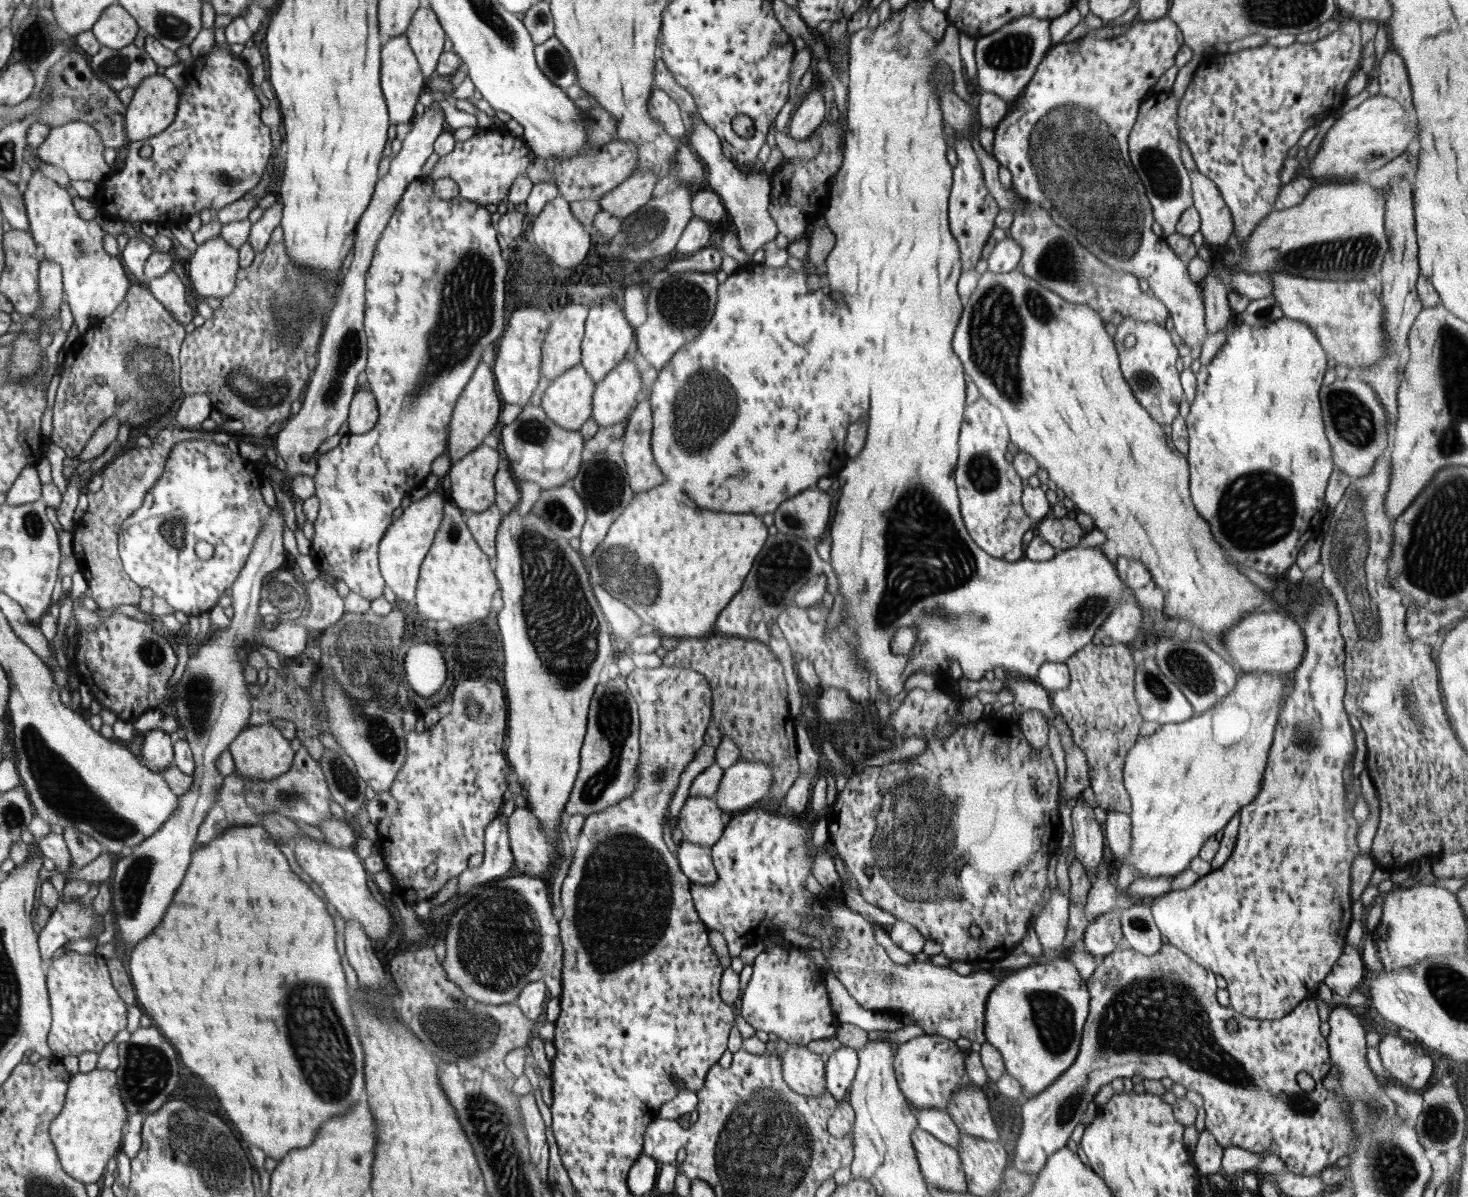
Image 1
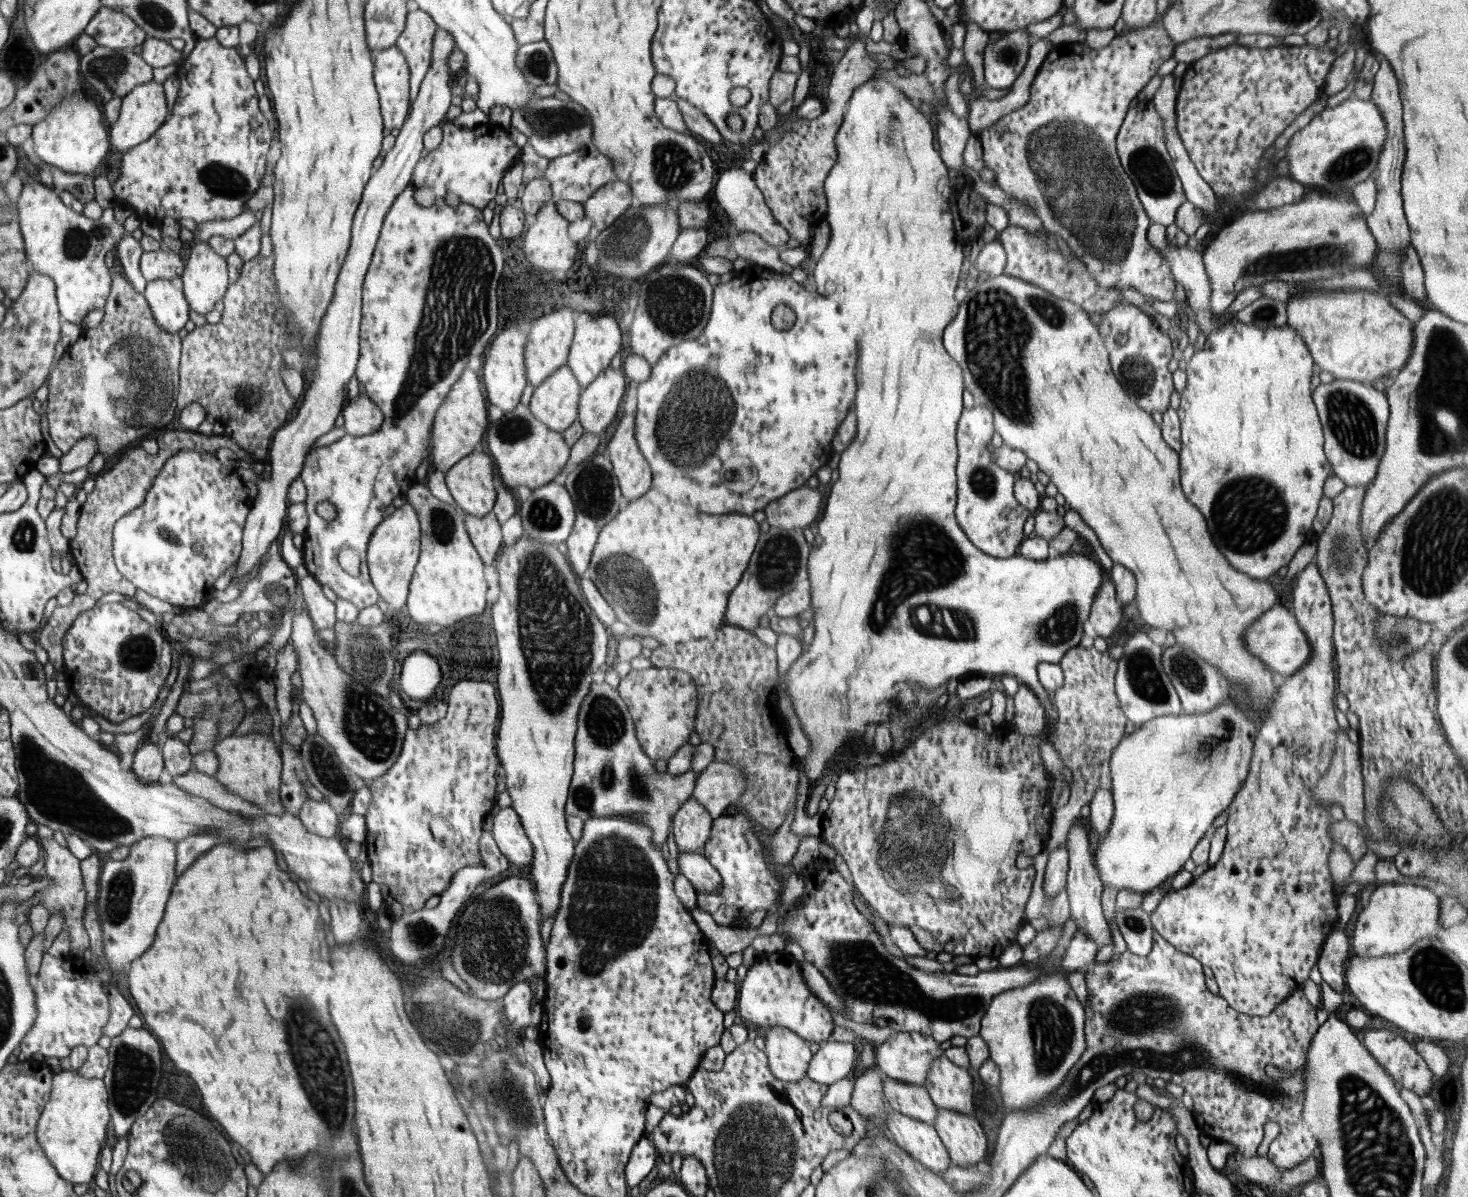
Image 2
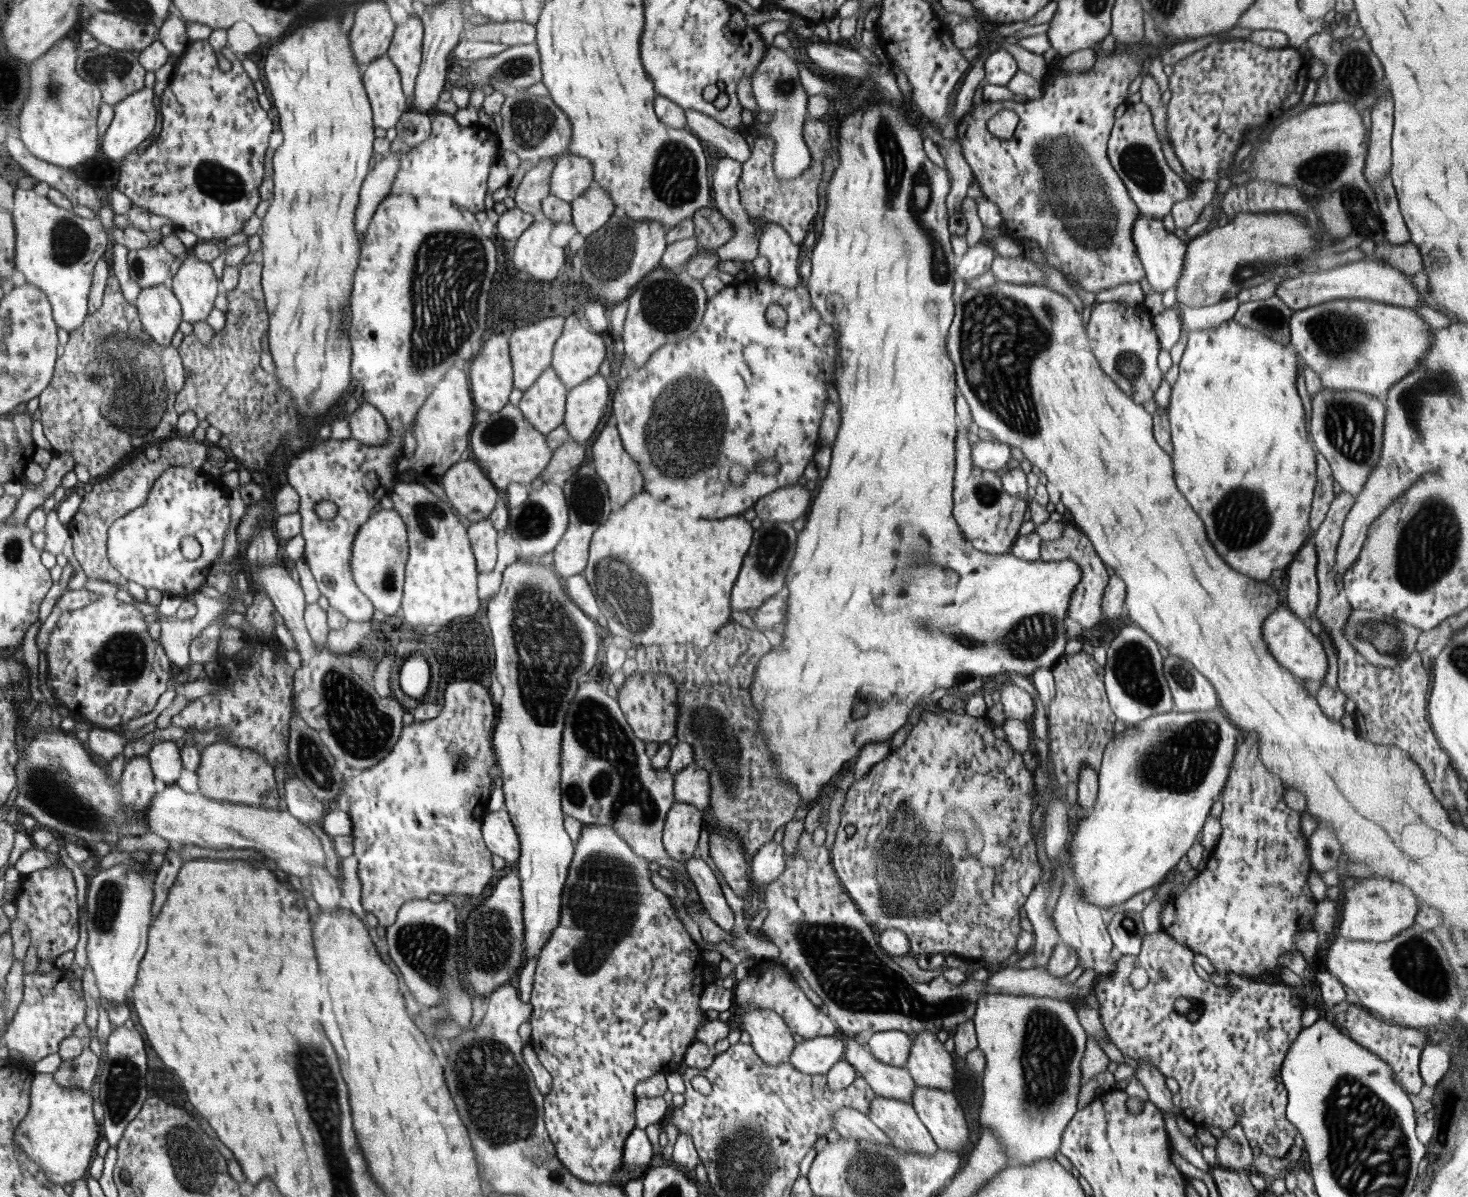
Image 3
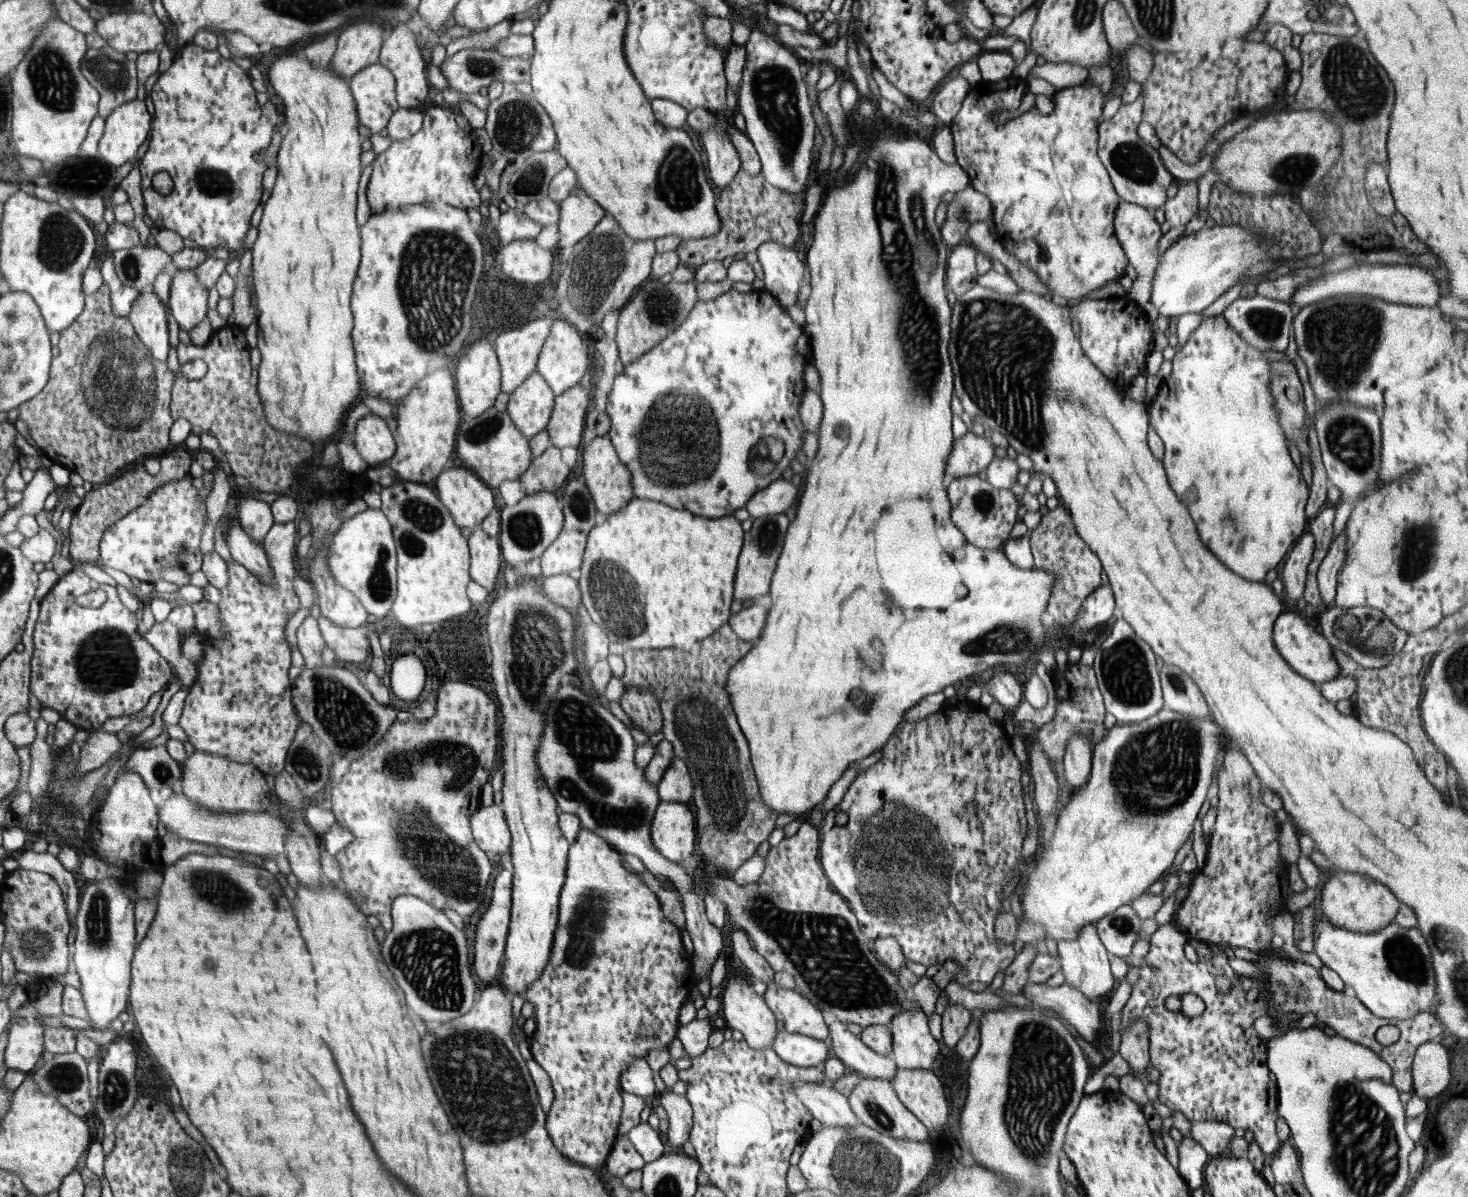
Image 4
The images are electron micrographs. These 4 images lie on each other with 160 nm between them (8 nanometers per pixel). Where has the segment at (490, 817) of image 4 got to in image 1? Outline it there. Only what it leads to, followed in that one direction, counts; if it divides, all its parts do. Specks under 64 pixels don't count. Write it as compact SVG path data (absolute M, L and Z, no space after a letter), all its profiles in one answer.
M527 807L516 808L506 821L511 842L514 867L530 877L544 878L550 874L555 848L548 842L538 818Z

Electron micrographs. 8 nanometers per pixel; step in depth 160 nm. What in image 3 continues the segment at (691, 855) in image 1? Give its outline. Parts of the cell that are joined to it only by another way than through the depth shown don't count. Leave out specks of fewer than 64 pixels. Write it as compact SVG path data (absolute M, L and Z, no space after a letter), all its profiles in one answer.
M692 858L685 863L687 876L696 887L699 900L704 905L705 912L717 926L730 931L734 929L734 916L728 907L724 893L720 889L720 882L712 868L698 858Z

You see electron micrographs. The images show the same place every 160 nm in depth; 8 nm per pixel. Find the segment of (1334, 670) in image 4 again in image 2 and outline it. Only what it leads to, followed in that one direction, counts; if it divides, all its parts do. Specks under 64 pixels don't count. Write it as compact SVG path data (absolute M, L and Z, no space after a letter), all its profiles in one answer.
M1273 606L1250 624L1243 636L1247 650L1259 658L1279 680L1291 677L1311 658L1312 646L1300 625L1296 624L1296 619L1284 606Z

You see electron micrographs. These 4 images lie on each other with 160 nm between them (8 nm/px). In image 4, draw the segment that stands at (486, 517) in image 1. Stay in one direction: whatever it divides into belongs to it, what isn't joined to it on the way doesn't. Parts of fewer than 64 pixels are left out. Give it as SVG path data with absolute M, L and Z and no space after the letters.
M480 525L470 534L468 544L471 544L472 581L492 592L502 566L501 544L498 544L498 538L484 532Z

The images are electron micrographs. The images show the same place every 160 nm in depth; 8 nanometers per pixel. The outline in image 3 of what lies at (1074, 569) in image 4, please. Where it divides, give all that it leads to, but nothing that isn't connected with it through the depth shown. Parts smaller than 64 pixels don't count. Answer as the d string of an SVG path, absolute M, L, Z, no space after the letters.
M1067 517L1061 520L1064 525L1062 537L1056 541L1041 541L1041 559L1046 562L1073 560L1081 568L1080 583L1072 593L1067 615L1078 620L1084 628L1094 628L1103 618L1103 594L1108 586L1108 570L1103 560L1097 555L1088 536L1078 529Z

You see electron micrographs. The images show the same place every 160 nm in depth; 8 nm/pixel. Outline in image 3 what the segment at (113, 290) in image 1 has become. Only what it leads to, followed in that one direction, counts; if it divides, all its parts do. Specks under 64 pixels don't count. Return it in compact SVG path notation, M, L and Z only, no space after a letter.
M15 189L14 206L9 210L15 226L15 268L33 284L47 293L59 328L76 331L88 310L88 294L92 288L94 266L108 248L108 236L116 226L107 229L100 217L80 218L64 208L54 206L48 197L41 197L34 189Z

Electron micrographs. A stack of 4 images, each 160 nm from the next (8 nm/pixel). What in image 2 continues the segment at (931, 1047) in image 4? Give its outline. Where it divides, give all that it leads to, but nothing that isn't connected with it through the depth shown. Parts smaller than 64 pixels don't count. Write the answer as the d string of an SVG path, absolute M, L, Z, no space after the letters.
M943 1054L940 1056L940 1059L932 1061L932 1067L928 1071L925 1087L936 1106L975 1117L972 1077L970 1077L966 1069L950 1062L946 1055Z

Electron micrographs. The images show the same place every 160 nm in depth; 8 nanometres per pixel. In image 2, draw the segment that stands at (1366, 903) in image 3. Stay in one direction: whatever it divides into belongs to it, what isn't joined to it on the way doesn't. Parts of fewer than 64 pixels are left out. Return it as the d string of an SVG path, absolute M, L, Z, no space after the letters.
M1378 883L1370 903L1358 914L1351 952L1358 956L1398 954L1421 938L1436 937L1440 928L1441 898L1427 887L1406 883Z

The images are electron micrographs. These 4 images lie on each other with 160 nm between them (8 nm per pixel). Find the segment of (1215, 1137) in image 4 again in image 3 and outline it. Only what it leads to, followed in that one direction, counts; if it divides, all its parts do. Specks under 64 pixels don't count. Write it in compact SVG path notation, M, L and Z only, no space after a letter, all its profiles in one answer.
M1236 1125L1228 1130L1218 1131L1215 1135L1218 1141L1218 1147L1215 1148L1218 1165L1226 1169L1251 1172L1255 1158L1243 1128Z

